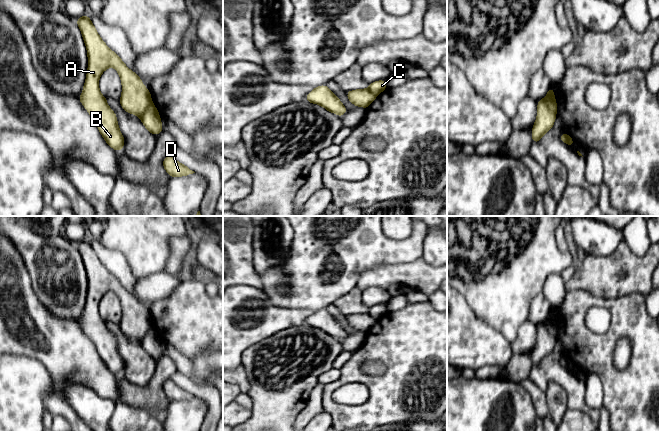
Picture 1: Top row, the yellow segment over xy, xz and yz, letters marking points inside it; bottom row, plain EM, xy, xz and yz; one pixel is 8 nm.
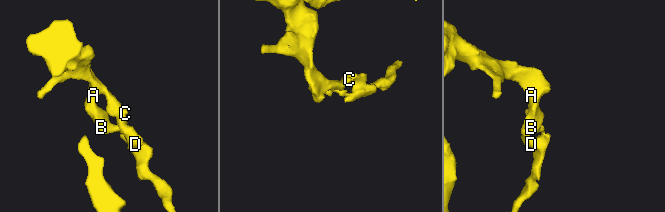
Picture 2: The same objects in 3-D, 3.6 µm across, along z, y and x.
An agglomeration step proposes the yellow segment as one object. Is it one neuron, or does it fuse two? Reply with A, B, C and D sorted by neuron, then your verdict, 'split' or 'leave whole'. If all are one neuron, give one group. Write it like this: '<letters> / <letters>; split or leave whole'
A B / C D; split

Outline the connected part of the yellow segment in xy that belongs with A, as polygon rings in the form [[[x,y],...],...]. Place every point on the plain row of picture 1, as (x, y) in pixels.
[[[78,241],[77,249],[82,257],[88,280],[86,304],[79,325],[94,343],[99,357],[108,370],[116,375],[122,375],[125,363],[118,351],[116,338],[99,314],[101,298],[110,291],[117,294],[122,307],[119,326],[127,337],[142,340],[151,329],[151,317],[139,300],[105,268],[90,241]]]

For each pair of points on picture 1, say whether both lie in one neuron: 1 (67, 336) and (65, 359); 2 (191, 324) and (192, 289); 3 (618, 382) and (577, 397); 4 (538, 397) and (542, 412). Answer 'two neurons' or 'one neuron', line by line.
1: one neuron
2: one neuron
3: two neurons
4: one neuron

